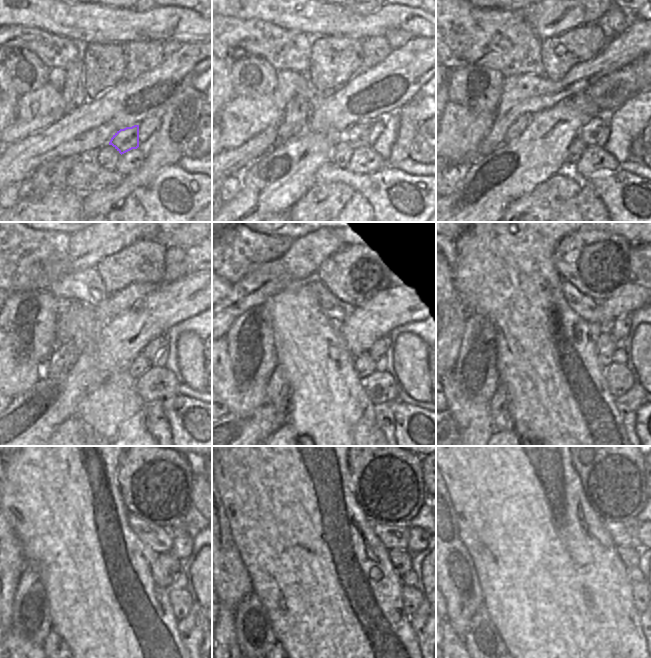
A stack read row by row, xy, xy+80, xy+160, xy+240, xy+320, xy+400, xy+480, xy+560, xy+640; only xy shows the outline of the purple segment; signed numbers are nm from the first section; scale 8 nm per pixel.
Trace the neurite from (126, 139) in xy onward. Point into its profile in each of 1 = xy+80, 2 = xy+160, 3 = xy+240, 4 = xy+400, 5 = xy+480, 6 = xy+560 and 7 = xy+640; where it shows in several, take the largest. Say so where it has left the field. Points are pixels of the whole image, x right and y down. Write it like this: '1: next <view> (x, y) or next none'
1: next xy+80 (357, 136)
2: next xy+160 (589, 133)
3: next xy+240 (158, 345)
4: next xy+400 (619, 329)
5: next xy+480 (182, 547)
6: next xy+560 (415, 545)
7: next xy+640 (639, 528)

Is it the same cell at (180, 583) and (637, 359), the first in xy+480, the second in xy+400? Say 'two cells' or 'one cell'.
two cells

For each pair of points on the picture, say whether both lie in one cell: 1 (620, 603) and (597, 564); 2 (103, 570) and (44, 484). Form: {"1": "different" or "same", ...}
{"1": "same", "2": "same"}

